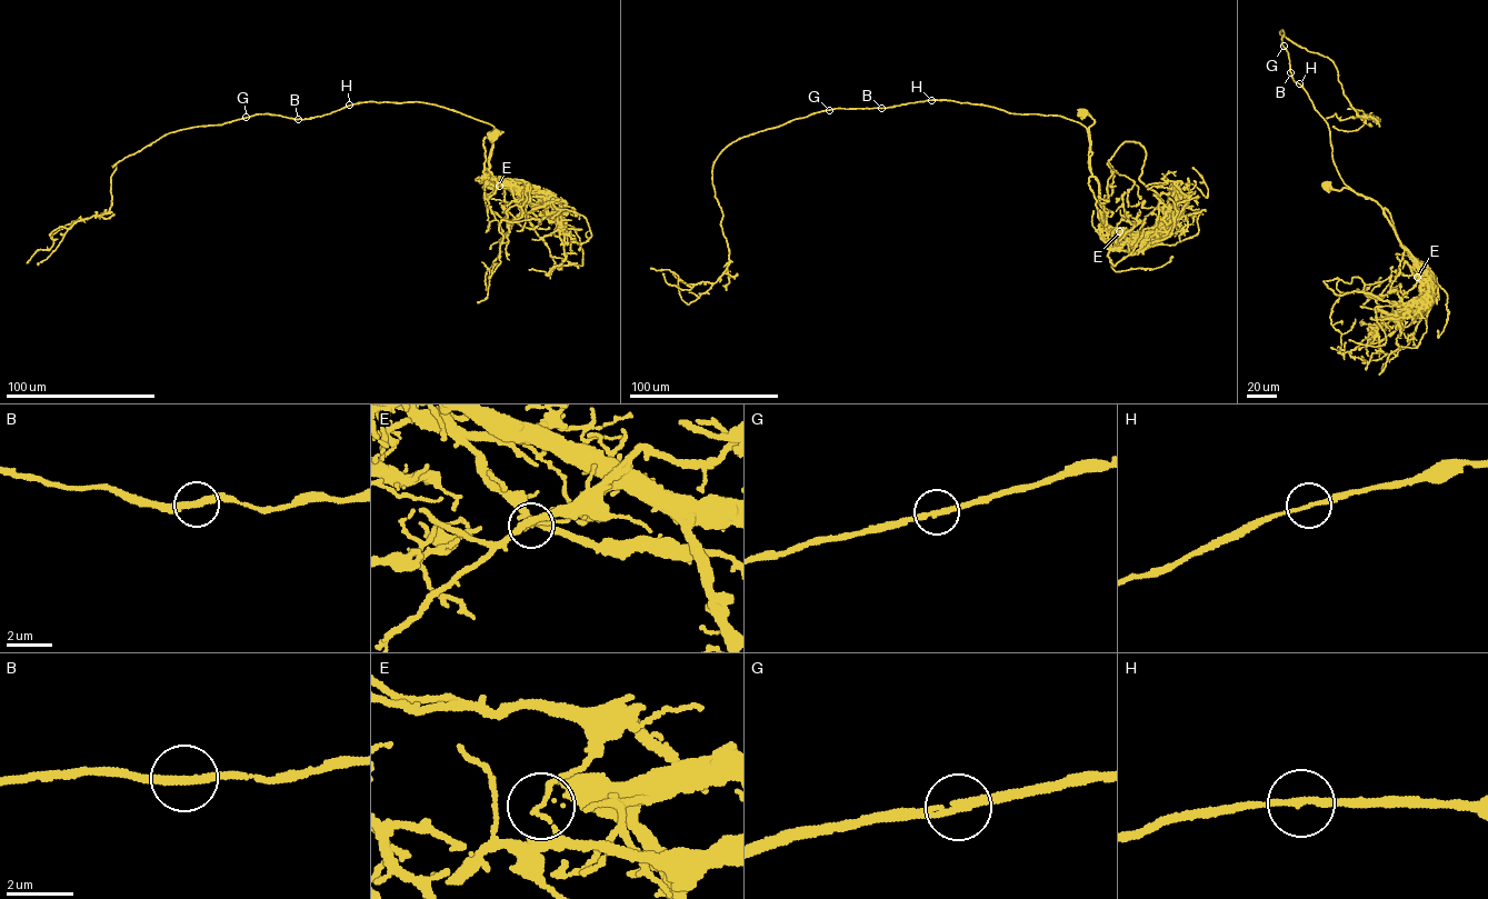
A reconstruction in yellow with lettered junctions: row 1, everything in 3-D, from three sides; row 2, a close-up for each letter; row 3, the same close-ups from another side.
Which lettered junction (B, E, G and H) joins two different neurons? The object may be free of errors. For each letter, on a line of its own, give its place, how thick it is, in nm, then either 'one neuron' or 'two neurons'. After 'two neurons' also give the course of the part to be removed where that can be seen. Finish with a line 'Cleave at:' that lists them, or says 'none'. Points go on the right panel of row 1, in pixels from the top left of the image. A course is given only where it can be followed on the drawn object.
B: (1290, 72) | 240 nm | one neuron
E: (1417, 277) | 120 nm | two neurons | (1418, 276), (1428, 291), (1399, 306), (1336, 295), (1324, 280), (1339, 279), (1329, 318), (1341, 347), (1330, 347)
G: (1284, 46) | 200 nm | one neuron
H: (1299, 83) | 170 nm | one neuron
Cleave at: E

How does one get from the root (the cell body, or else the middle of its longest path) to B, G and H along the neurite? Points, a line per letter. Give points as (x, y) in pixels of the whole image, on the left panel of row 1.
B: (493, 135), (502, 131), (492, 131), (491, 125), (459, 112), (418, 101), (358, 102), (298, 119)
G: (493, 135), (502, 131), (418, 101), (358, 102), (303, 119), (246, 117)
H: (493, 135), (502, 131), (496, 128), (492, 131), (493, 127), (488, 123), (431, 103), (370, 101), (349, 105)

